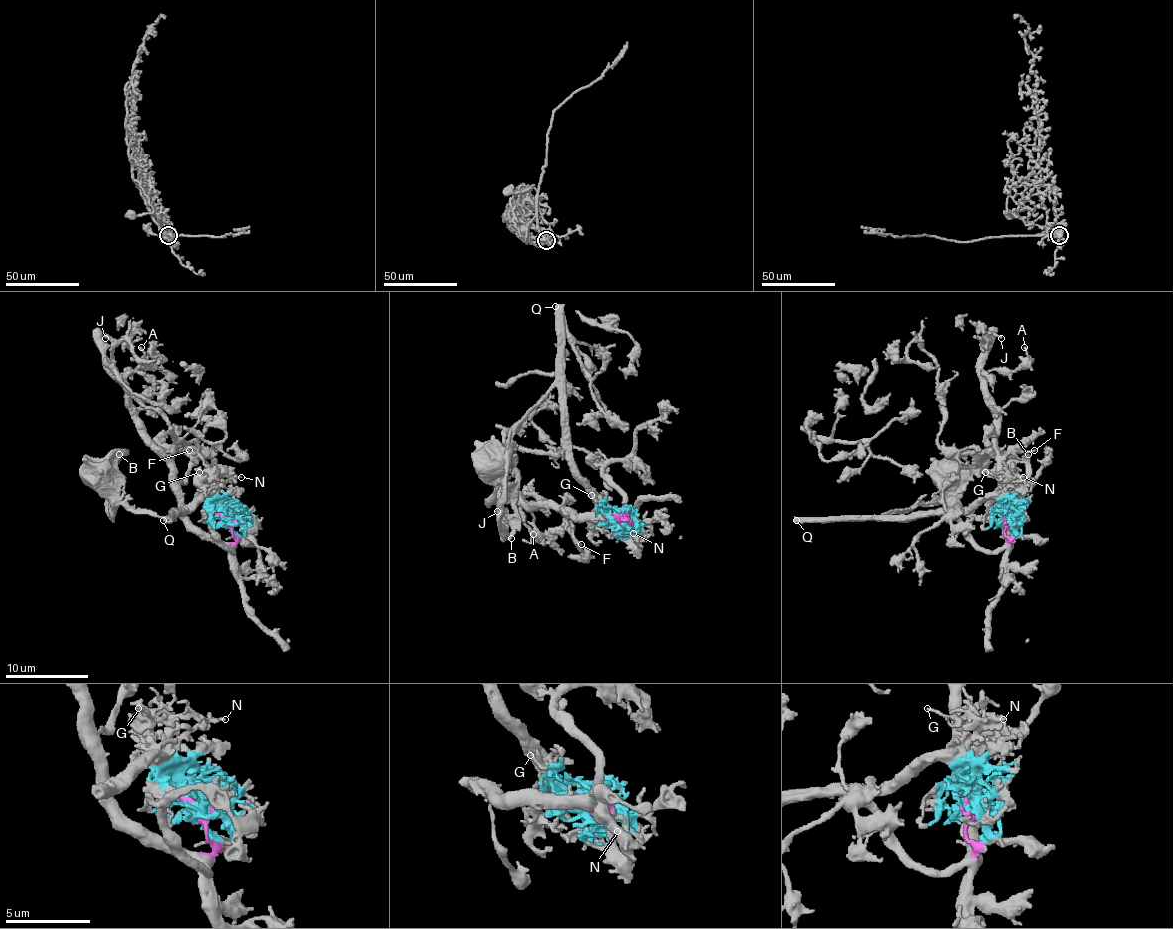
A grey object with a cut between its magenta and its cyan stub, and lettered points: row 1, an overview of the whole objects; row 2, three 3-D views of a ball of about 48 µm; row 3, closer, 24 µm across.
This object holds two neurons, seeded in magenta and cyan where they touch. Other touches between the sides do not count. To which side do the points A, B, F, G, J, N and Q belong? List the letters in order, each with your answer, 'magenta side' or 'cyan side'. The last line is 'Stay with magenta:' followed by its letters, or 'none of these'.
A: magenta side
B: cyan side
F: magenta side
G: cyan side
J: magenta side
N: cyan side
Q: cyan side
Stay with magenta: A, F, J

